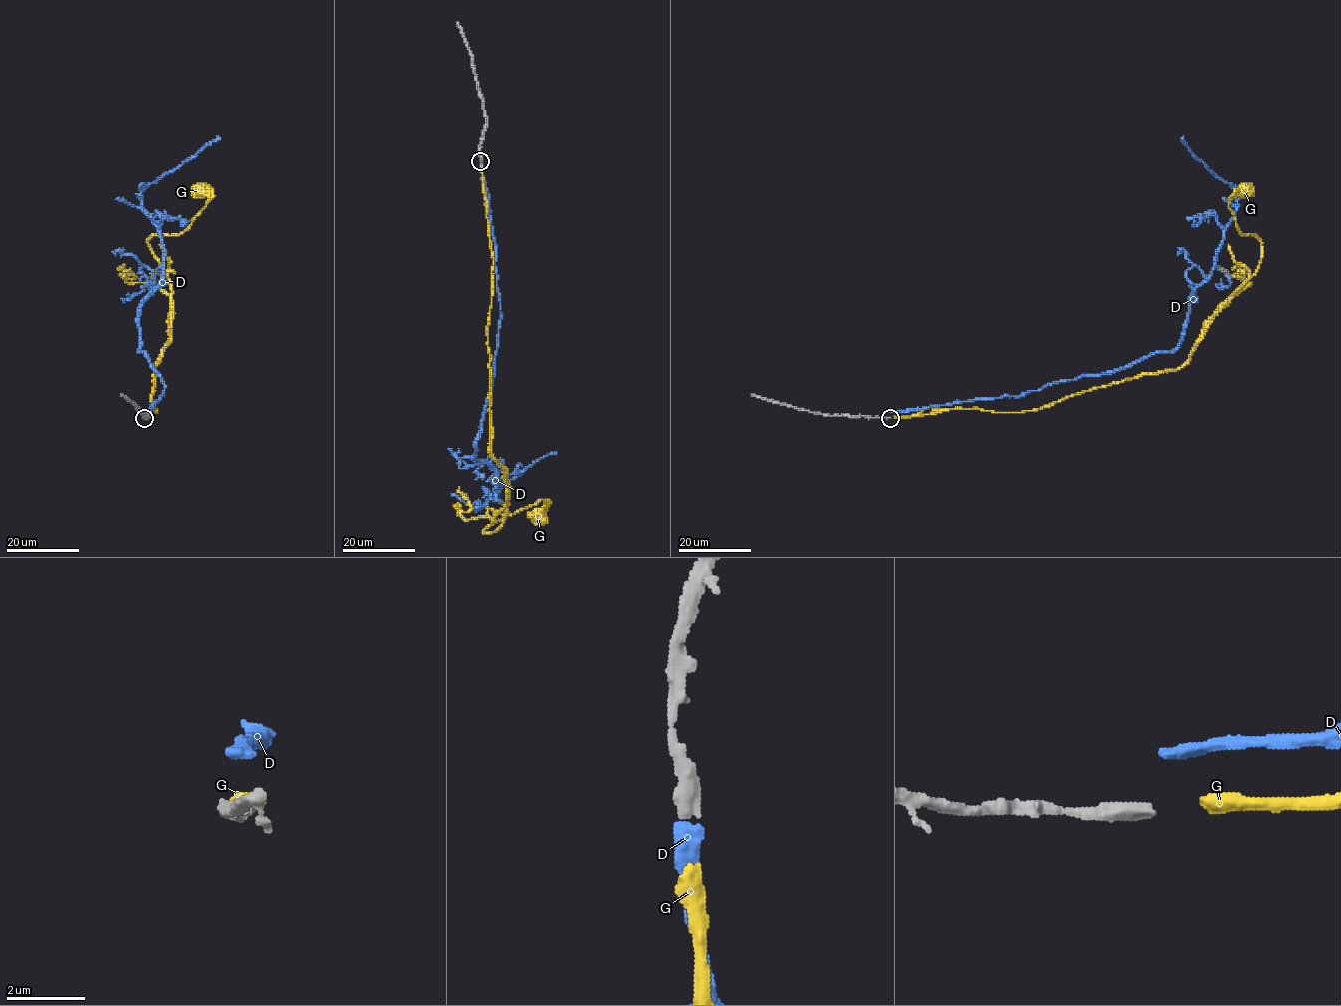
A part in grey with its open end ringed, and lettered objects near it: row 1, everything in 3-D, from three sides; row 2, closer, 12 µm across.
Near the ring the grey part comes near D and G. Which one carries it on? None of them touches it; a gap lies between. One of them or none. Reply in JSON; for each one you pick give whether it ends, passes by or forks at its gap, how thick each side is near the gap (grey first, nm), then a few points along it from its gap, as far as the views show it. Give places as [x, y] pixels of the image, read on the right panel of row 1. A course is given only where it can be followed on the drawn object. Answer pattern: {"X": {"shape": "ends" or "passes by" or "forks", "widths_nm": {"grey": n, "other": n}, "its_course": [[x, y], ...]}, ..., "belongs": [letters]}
{"G": {"shape": "ends", "widths_nm": {"grey": 440, "other": 440}, "its_course": [[894, 417], [1033, 411], [1179, 368], [1209, 319], [1256, 271], [1260, 241], [1241, 233], [1228, 208], [1246, 189]]}, "belongs": ["G"]}

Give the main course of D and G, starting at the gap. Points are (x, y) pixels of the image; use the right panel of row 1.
D: (891, 412), (1020, 396), (1177, 347), (1190, 293), (1209, 276), (1238, 193), (1181, 137)
G: (894, 417), (1033, 411), (1179, 368), (1209, 319), (1256, 271), (1260, 241), (1241, 233), (1228, 208), (1246, 189)

